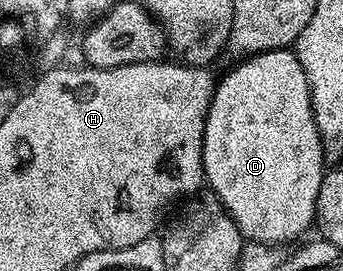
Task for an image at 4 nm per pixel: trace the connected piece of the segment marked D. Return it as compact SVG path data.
M294 50L266 51L260 55L248 55L242 61L236 62L232 71L227 71L215 84L215 92L211 98L211 108L205 121L205 133L203 134L203 174L206 186L223 203L223 207L229 213L229 217L235 222L235 229L240 236L247 241L261 241L268 245L287 245L290 239L295 239L308 226L315 222L315 206L317 205L317 189L321 189L323 172L325 170L325 152L323 139L319 136L319 130L315 124L315 114L311 104L311 86L305 77L305 69Z

